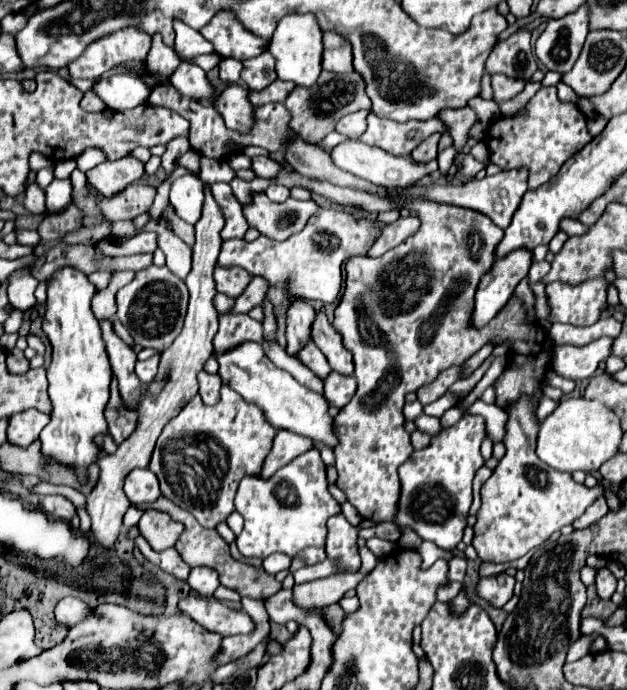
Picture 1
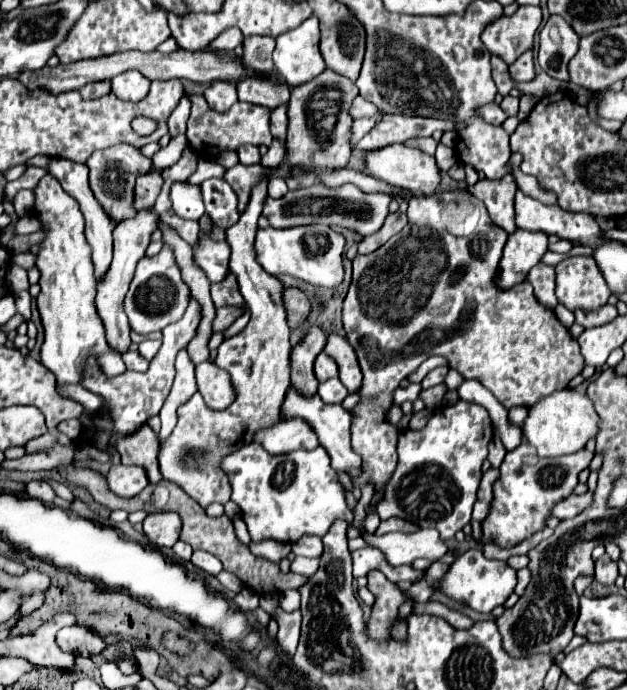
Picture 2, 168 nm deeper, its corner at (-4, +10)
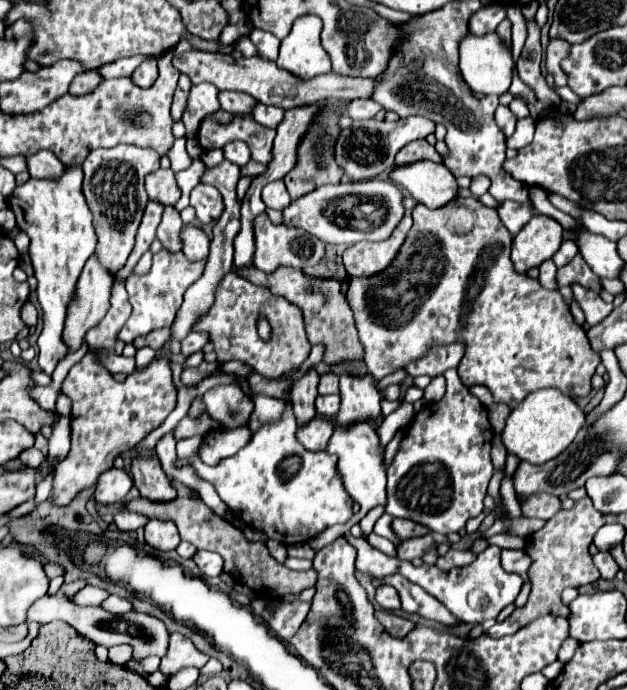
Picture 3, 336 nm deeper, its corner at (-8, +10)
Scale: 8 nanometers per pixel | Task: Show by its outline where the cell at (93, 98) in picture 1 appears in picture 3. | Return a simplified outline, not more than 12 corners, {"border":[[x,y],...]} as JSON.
{"border":[[97,70],[75,76],[69,94],[91,94],[103,76]]}

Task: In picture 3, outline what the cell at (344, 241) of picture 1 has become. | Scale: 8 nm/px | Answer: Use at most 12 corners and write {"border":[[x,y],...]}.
{"border":[[255,218],[255,266],[307,268],[325,242],[305,230]]}

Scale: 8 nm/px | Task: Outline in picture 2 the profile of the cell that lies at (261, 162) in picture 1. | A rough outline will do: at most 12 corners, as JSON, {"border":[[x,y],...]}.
{"border":[[251,144],[239,146],[241,164],[259,164],[259,148]]}

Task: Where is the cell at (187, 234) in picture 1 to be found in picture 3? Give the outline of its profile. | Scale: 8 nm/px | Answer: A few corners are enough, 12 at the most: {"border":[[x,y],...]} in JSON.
{"border":[[165,206],[157,238],[163,248],[179,252],[185,224],[179,210]]}

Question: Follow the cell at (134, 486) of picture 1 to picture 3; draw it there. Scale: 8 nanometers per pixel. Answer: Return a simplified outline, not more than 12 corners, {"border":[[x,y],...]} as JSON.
{"border":[[111,468],[97,480],[95,500],[123,502],[133,480],[125,470]]}

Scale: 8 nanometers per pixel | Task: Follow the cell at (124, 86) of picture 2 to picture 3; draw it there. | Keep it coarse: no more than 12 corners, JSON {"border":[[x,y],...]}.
{"border":[[143,62],[131,80],[139,88],[149,88],[157,78],[157,62]]}

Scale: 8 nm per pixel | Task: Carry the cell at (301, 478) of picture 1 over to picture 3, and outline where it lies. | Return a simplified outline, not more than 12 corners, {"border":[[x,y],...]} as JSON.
{"border":[[291,404],[217,466],[177,456],[279,544],[353,516],[335,454],[297,442]]}

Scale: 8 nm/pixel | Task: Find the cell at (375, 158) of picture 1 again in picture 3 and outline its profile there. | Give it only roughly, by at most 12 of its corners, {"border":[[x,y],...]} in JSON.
{"border":[[445,164],[393,166],[389,178],[427,208],[457,196]]}

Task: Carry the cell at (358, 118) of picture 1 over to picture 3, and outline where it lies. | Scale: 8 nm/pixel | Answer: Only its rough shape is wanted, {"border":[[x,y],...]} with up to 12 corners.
{"border":[[373,100],[351,102],[351,118],[367,120],[381,112]]}

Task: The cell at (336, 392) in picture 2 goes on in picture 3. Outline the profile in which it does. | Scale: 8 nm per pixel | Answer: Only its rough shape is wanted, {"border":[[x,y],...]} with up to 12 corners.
{"border":[[339,394],[319,396],[317,412],[333,416],[339,412]]}

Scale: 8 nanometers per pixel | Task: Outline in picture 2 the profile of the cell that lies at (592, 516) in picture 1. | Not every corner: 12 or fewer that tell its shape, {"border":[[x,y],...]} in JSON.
{"border":[[591,492],[563,498],[551,516],[573,518],[591,504]]}

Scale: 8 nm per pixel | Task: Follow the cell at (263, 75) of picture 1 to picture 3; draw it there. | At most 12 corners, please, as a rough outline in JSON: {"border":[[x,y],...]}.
{"border":[[253,30],[249,38],[259,56],[275,60],[279,40],[263,30]]}

